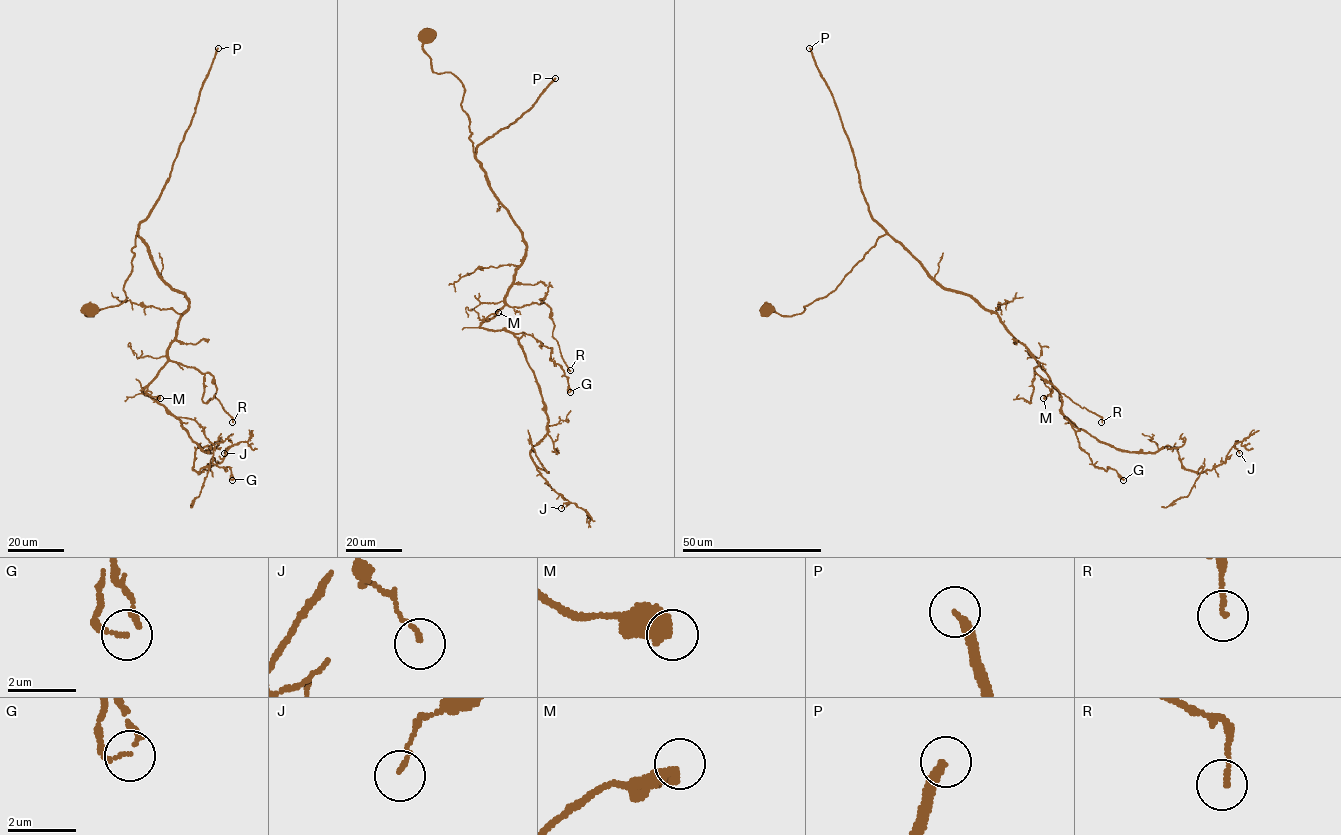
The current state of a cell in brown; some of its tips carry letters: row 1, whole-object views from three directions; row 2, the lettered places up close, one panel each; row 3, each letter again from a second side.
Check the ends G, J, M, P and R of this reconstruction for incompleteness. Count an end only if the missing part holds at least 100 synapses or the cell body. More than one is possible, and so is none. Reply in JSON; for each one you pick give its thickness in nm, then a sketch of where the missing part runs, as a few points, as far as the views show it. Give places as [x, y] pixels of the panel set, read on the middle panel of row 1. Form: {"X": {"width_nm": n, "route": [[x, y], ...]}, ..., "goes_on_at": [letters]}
{"P": {"width_nm": 280, "route": [[555, 78], [553, 66], [534, 190], [572, 207], [587, 166], [576, 89], [613, 32]]}, "goes_on_at": ["P"]}

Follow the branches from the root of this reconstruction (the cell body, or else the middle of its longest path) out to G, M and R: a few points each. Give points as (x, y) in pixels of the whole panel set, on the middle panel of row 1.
G: (429, 34), (431, 69), (461, 82), (474, 157), (526, 245), (505, 303), (480, 326), (552, 348), (570, 392)
M: (429, 34), (422, 48), (431, 69), (461, 82), (474, 157), (526, 245), (505, 303), (484, 320), (498, 312)
R: (429, 34), (422, 48), (431, 69), (461, 82), (474, 157), (526, 245), (505, 302), (550, 308), (570, 370)

